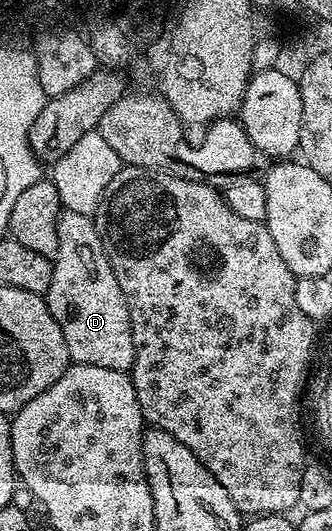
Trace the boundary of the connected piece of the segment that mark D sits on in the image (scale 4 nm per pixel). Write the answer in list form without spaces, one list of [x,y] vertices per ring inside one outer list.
[[[63,211],[58,220],[58,233],[60,250],[52,258],[52,286],[48,286],[44,295],[52,318],[56,318],[64,334],[71,361],[129,373],[134,366],[134,347],[128,302],[104,254],[93,219],[84,214]]]

